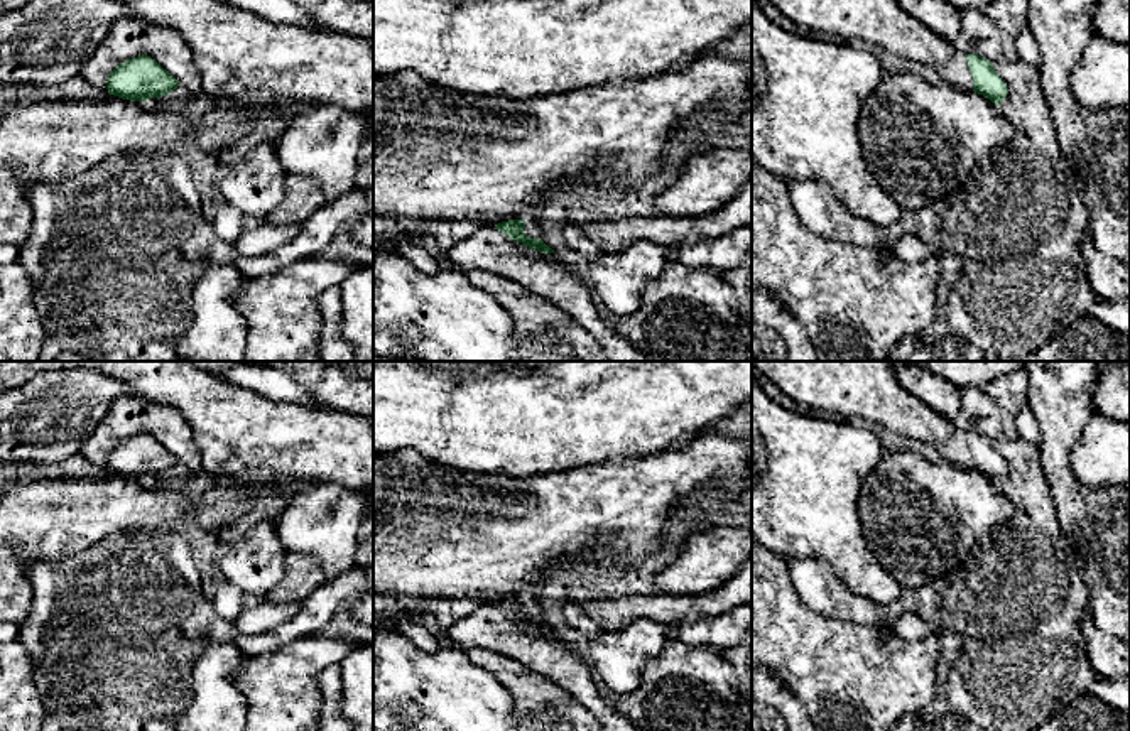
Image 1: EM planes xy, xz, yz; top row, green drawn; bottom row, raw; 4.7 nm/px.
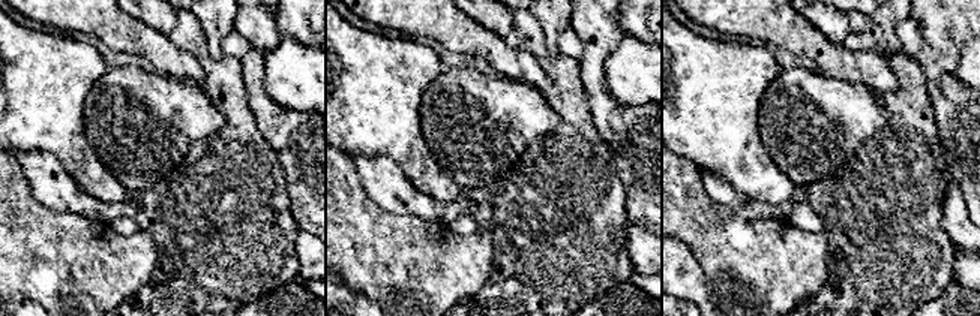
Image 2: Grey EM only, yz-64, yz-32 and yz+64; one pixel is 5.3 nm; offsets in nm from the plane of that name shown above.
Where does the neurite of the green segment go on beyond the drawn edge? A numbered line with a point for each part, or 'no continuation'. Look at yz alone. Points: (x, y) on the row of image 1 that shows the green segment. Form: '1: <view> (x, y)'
1: yz (882, 22)

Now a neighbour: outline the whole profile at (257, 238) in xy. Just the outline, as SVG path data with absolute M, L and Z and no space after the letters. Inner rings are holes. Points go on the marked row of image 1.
M297 221L292 223L250 223L242 236L233 243L236 253L253 258L260 257L277 246L291 243L302 225Z

